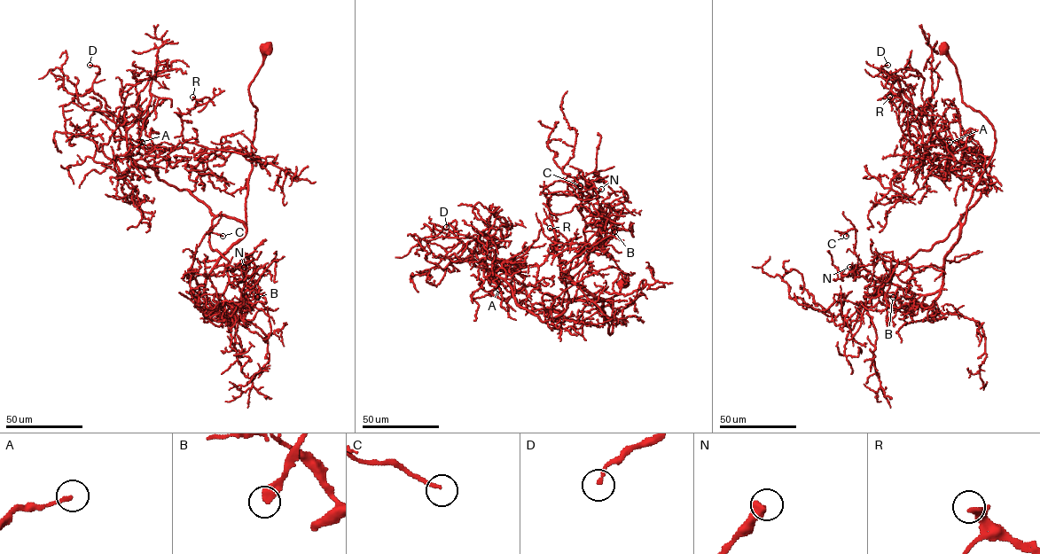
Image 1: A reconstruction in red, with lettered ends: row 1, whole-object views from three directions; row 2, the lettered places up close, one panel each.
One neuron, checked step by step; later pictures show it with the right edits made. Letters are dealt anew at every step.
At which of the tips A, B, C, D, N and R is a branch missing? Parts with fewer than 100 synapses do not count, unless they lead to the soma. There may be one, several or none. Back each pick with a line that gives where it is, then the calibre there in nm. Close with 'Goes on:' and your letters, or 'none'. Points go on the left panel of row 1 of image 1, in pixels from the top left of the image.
Goes on: none

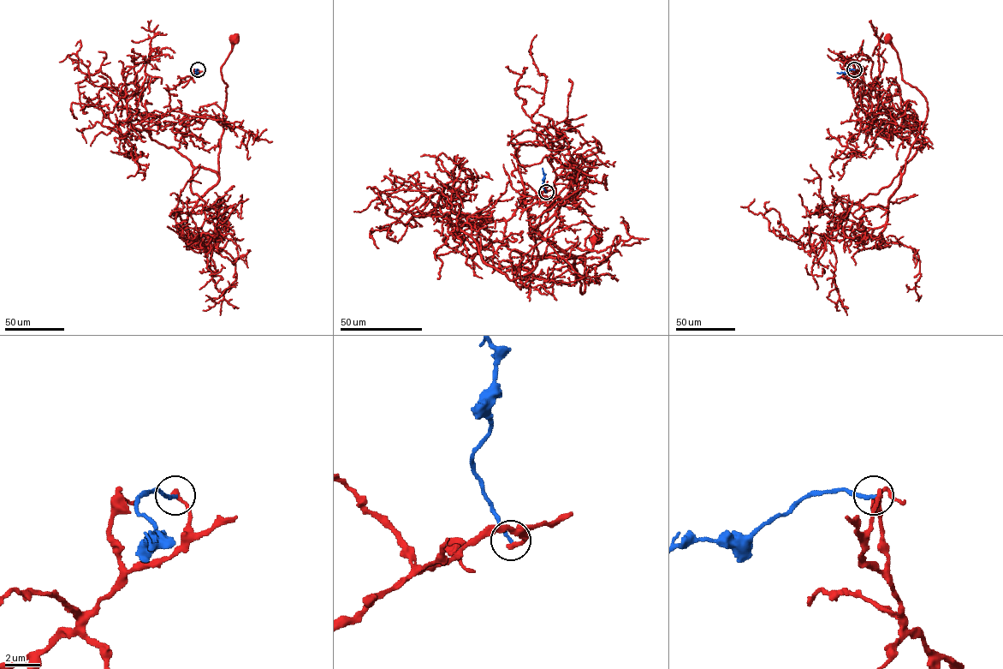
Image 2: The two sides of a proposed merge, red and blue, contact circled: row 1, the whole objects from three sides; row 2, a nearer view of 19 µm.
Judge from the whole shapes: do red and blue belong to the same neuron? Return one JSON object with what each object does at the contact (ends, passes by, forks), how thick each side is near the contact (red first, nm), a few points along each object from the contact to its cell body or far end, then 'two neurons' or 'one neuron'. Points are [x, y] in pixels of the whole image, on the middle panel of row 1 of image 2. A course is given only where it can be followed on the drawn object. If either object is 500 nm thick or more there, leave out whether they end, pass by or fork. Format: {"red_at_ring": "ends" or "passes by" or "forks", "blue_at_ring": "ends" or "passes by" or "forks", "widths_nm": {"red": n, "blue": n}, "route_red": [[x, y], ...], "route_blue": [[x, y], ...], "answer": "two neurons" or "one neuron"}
{"red_at_ring": "ends", "blue_at_ring": "ends", "widths_nm": {"red": 280, "blue": 220}, "route_red": [[545, 192], [506, 222], [533, 256], [520, 282], [582, 294], [597, 237]], "route_blue": [[545, 192], [543, 185], [543, 168]], "answer": "two neurons"}

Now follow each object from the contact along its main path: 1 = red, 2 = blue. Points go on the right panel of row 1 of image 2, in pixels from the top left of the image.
1: (854, 69), (928, 138), (920, 150), (927, 101), (902, 80), (887, 38)
2: (854, 69), (837, 72)

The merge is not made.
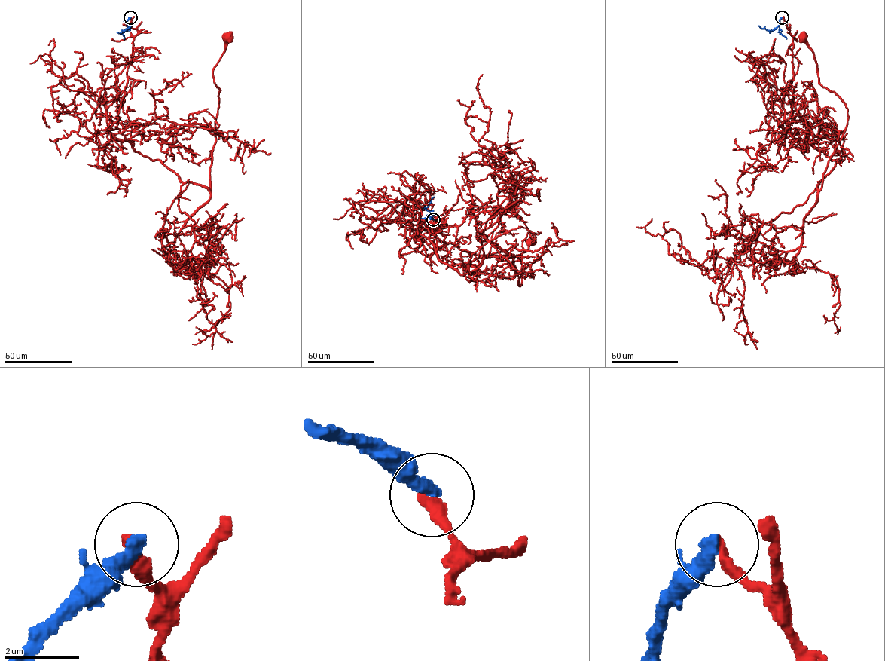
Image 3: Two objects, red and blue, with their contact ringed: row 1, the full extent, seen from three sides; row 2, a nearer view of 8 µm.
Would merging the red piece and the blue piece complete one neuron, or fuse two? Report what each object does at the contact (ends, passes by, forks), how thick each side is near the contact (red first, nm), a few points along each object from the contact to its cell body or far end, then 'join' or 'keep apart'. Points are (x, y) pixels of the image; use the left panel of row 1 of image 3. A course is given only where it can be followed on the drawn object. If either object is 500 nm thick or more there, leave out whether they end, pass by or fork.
red ends | blue ends | 320/400 nm | red via (130, 17), (127, 82), (106, 120), (152, 160), (175, 146), (195, 163), (209, 157), (213, 68), (229, 37) | blue via (130, 17), (126, 21), (129, 29), (123, 30), (130, 26) | keep apart

